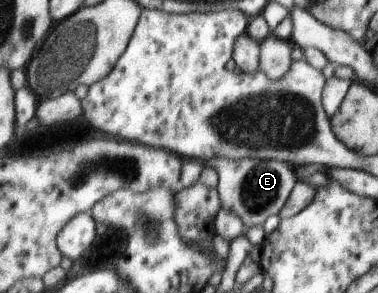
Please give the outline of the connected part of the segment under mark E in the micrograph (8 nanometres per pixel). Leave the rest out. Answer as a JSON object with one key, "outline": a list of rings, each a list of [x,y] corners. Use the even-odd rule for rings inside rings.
{"outline":[[[217,157],[213,160],[201,161],[201,166],[205,168],[209,166],[215,170],[220,208],[237,214],[245,229],[261,226],[269,216],[278,214],[286,204],[289,192],[294,188],[293,184],[296,184],[293,172],[289,170],[288,164],[283,164],[283,161]]]}

